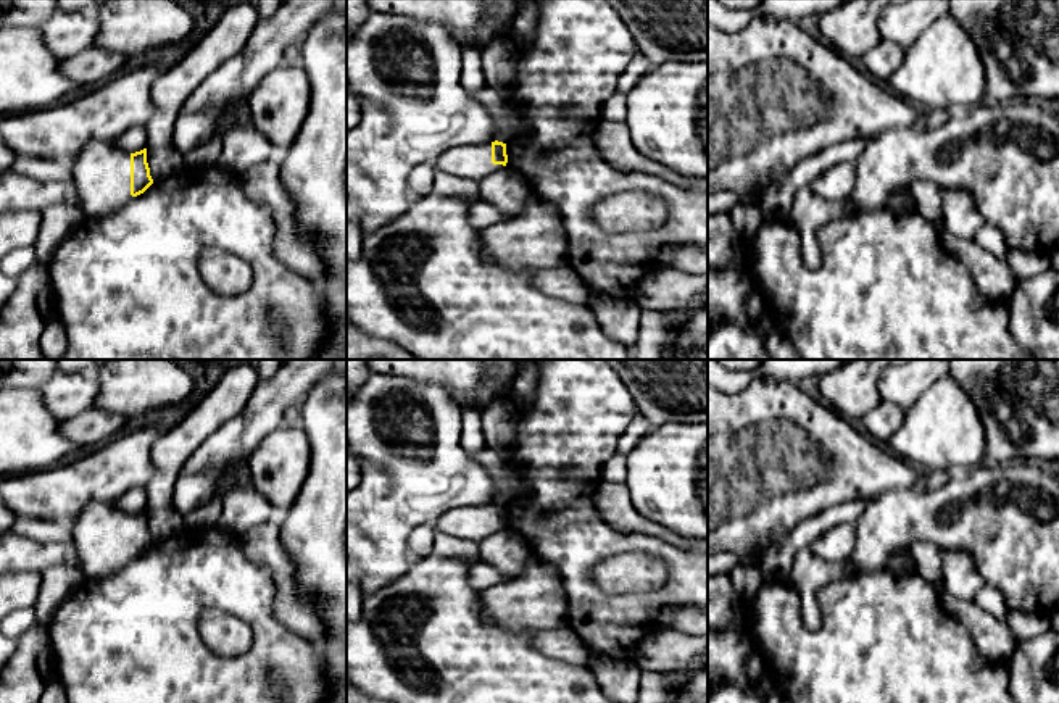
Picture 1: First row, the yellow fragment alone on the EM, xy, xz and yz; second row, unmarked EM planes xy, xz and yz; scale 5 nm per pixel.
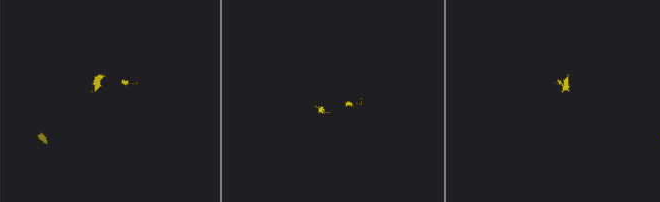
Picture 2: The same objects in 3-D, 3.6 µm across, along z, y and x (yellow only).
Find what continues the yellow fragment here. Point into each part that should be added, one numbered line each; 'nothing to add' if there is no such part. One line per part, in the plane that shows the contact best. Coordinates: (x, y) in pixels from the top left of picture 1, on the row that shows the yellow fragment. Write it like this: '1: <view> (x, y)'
1: xy (102, 173)

